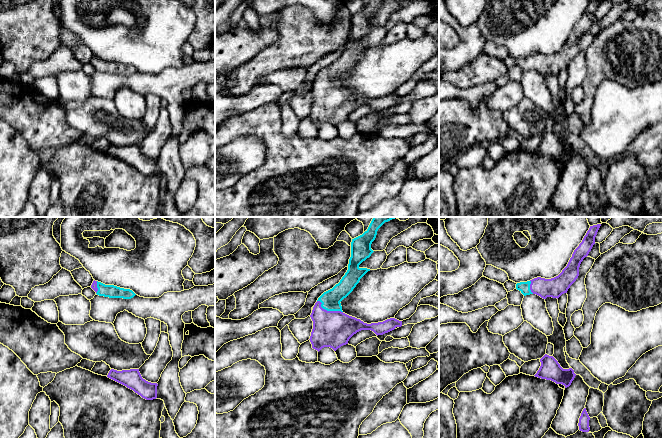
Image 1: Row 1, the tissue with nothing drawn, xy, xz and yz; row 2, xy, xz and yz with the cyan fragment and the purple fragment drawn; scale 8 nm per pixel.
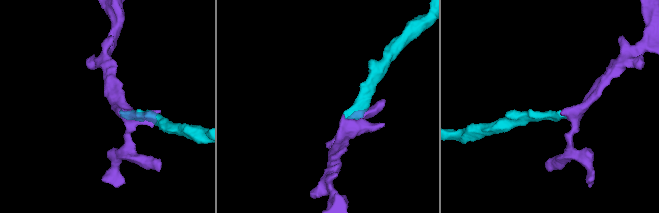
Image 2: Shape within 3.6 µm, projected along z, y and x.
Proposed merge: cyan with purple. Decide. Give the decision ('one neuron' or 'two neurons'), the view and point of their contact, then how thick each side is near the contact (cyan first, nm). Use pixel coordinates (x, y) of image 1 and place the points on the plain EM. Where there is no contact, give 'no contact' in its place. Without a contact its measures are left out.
one neuron; contact xz (328, 86); calibres 150 and 300 nm

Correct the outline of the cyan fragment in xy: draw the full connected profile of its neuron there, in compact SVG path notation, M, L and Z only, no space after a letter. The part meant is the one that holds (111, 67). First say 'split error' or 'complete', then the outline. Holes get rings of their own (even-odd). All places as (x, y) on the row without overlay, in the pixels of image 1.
split error; M95 56L93 57L91 64L96 68L97 71L109 74L131 75L136 71L130 65L124 65L114 61L105 61Z

